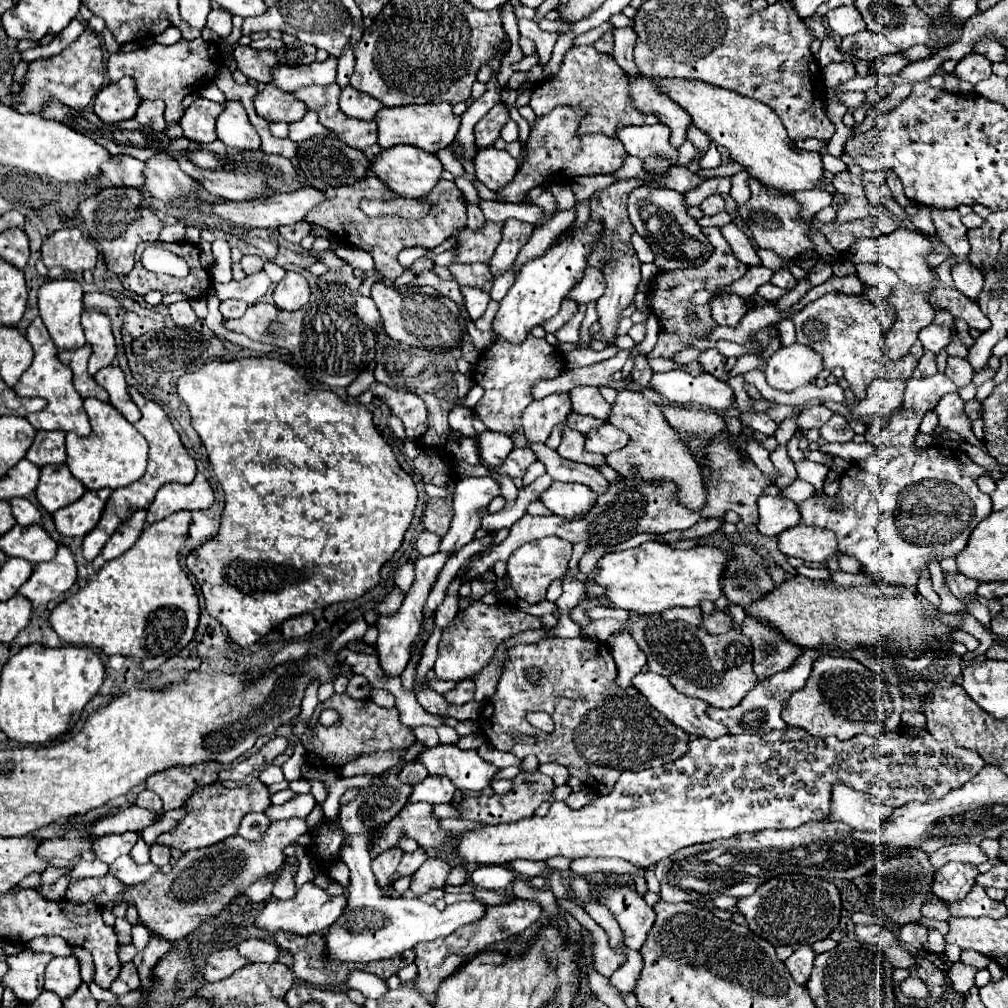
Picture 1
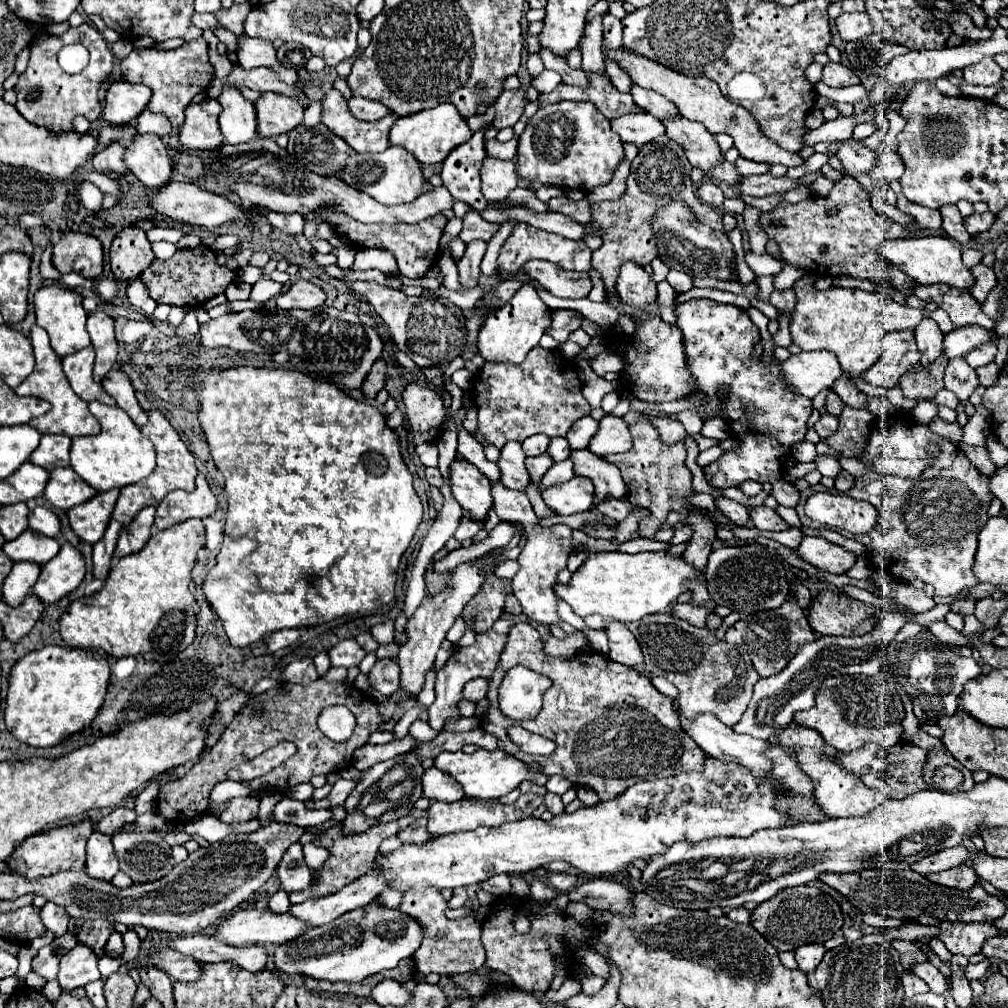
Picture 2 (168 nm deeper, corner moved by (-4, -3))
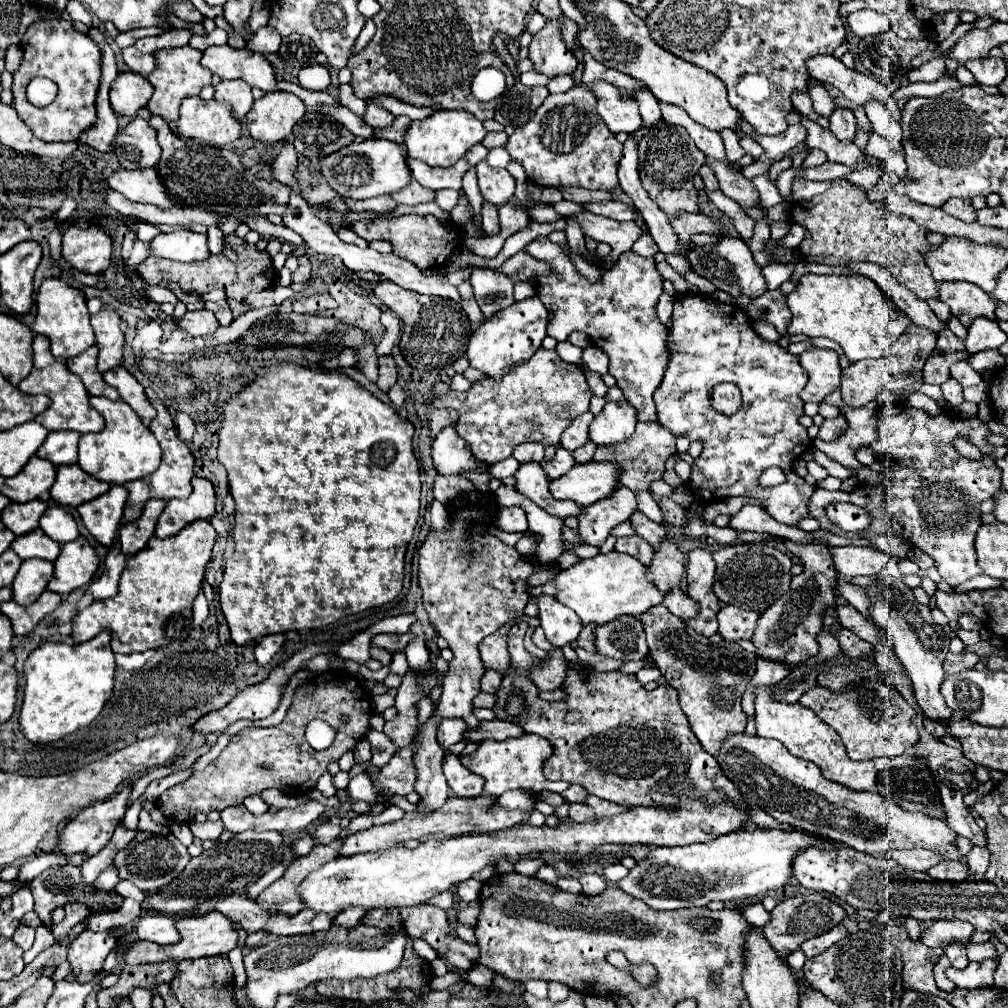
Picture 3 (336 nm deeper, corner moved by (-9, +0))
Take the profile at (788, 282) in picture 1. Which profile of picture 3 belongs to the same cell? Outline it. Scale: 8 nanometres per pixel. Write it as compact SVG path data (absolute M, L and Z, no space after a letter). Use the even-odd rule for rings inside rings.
M769 290L763 296L755 298L745 308L745 312L753 320L763 318L763 320L771 322L781 336L787 334L787 324L791 320L791 312L787 308L787 296L781 290Z

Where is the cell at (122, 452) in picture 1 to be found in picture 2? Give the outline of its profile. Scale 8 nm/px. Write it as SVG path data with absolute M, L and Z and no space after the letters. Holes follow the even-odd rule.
M98 401L90 403L90 413L100 421L102 431L94 436L72 438L70 449L72 469L98 491L122 489L124 485L132 485L146 479L156 467L156 451L154 445L132 423L132 419L120 407L116 405L108 407Z

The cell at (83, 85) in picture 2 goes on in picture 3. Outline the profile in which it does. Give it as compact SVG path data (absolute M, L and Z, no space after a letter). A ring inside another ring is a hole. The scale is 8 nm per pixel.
M39 20L27 28L23 36L23 62L13 74L13 94L15 110L25 120L25 124L35 132L37 138L45 142L71 142L85 134L97 122L95 98L101 78L101 48L89 34L81 34L73 28L71 20ZM35 76L51 78L59 86L57 98L51 106L37 108L25 98L25 88Z

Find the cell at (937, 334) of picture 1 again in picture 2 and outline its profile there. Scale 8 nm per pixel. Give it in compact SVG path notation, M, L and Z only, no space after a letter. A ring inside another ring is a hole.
M974 325L956 327L944 337L944 355L950 359L964 357L968 351L978 349L980 345L984 345L992 339L996 339L994 329L986 331L984 327L974 327Z

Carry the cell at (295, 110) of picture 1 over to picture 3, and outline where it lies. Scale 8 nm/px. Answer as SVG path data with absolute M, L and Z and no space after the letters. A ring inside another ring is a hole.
M269 92L255 100L253 112L247 118L247 130L255 140L275 144L285 140L293 126L303 118L305 104L301 98L289 92Z

